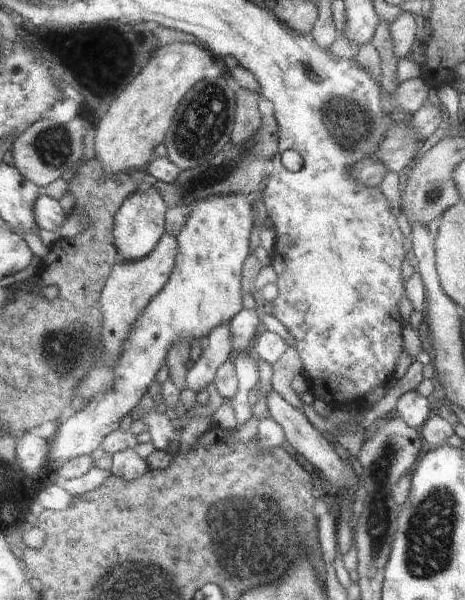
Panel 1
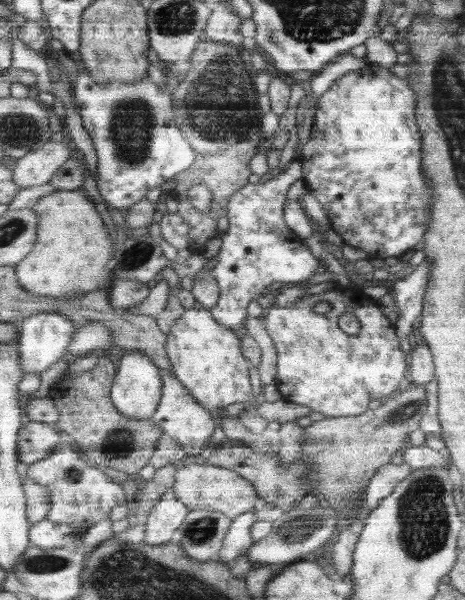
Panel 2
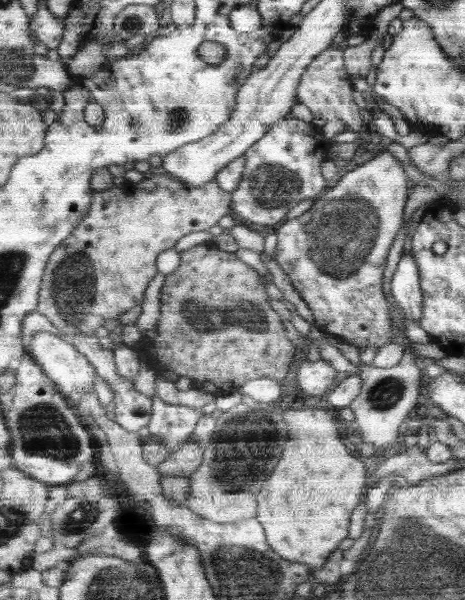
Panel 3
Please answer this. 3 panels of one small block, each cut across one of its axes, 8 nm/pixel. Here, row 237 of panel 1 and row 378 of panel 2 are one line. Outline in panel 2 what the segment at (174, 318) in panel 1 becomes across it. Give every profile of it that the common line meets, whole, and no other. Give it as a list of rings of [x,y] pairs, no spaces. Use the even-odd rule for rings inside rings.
[[[187,309],[170,331],[167,349],[177,377],[208,411],[234,402],[246,403],[253,396],[248,374],[250,362],[240,352],[240,338],[226,325],[220,324],[210,309]]]

